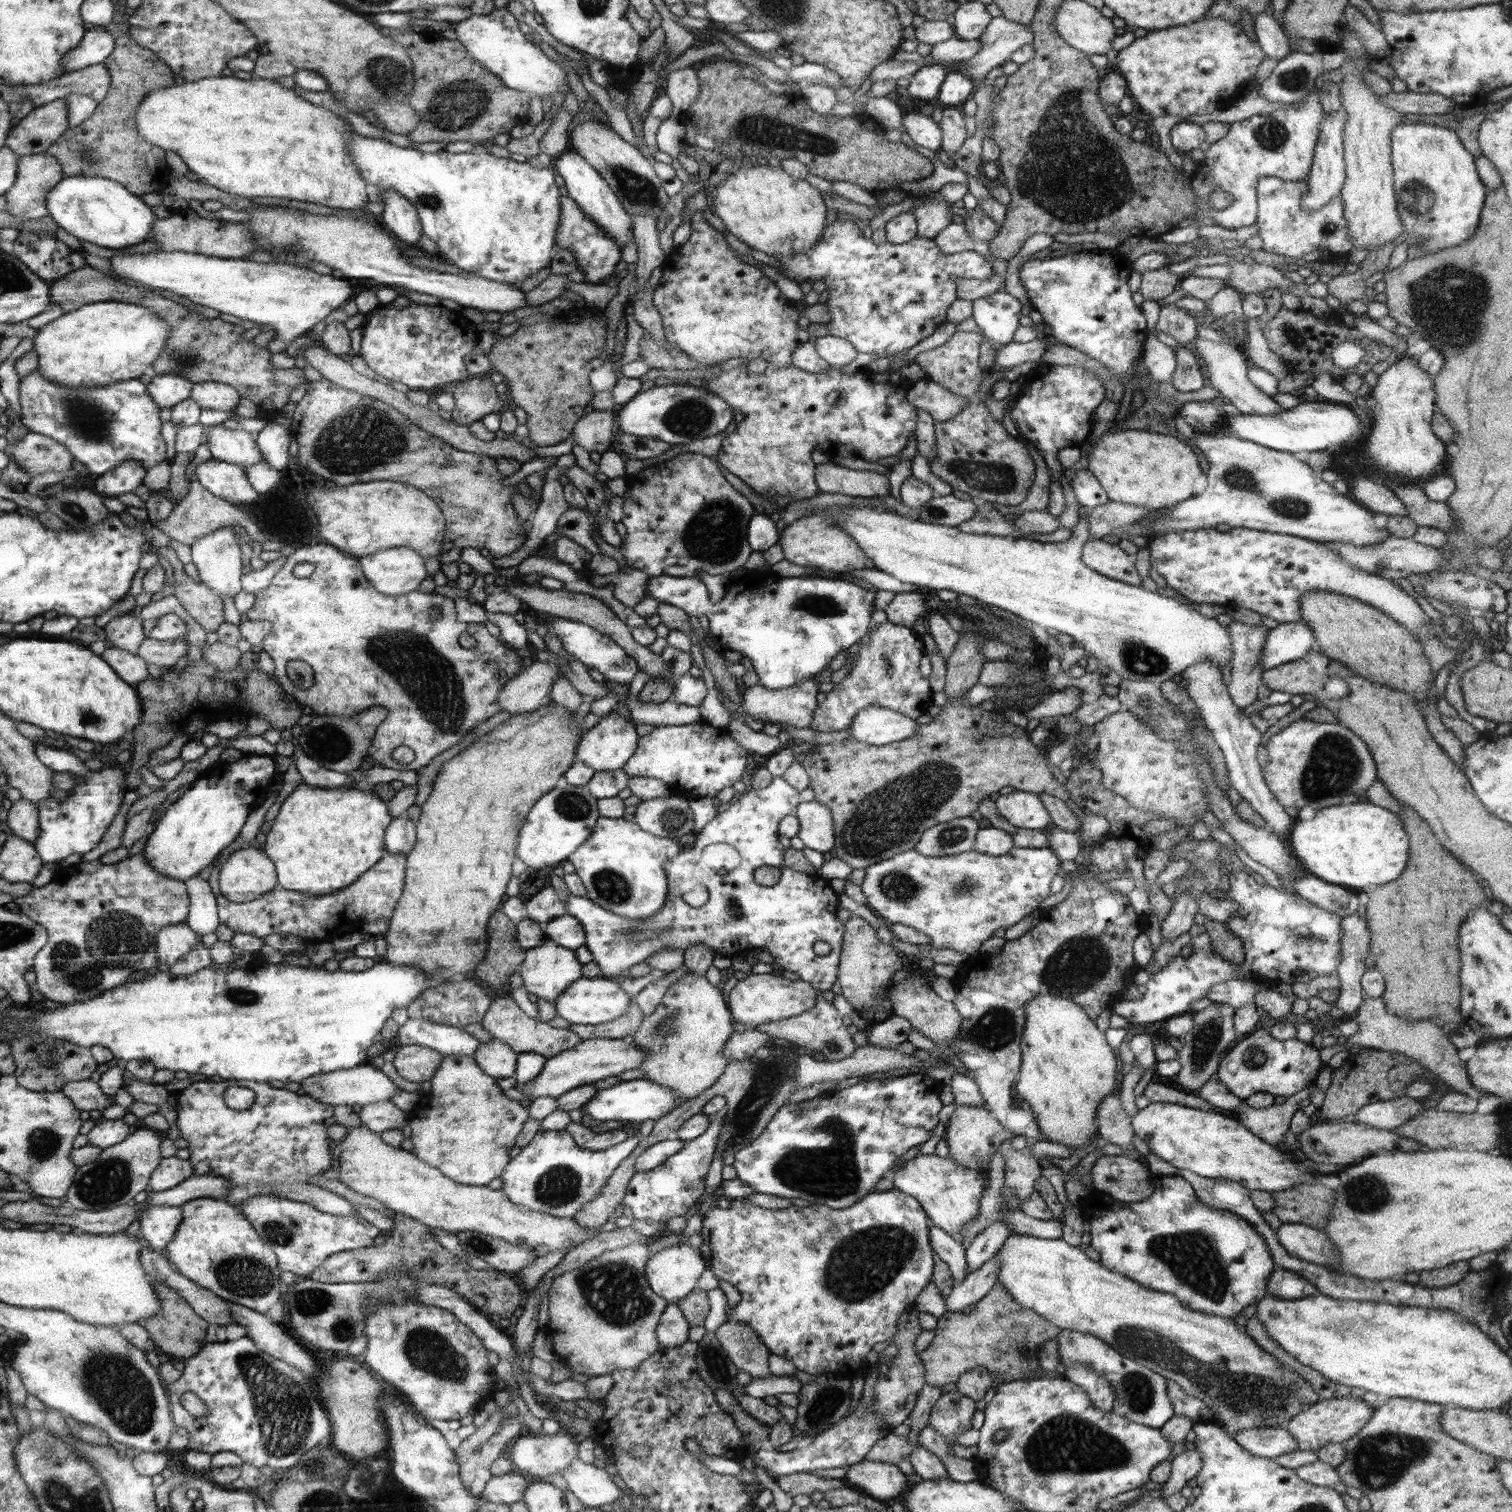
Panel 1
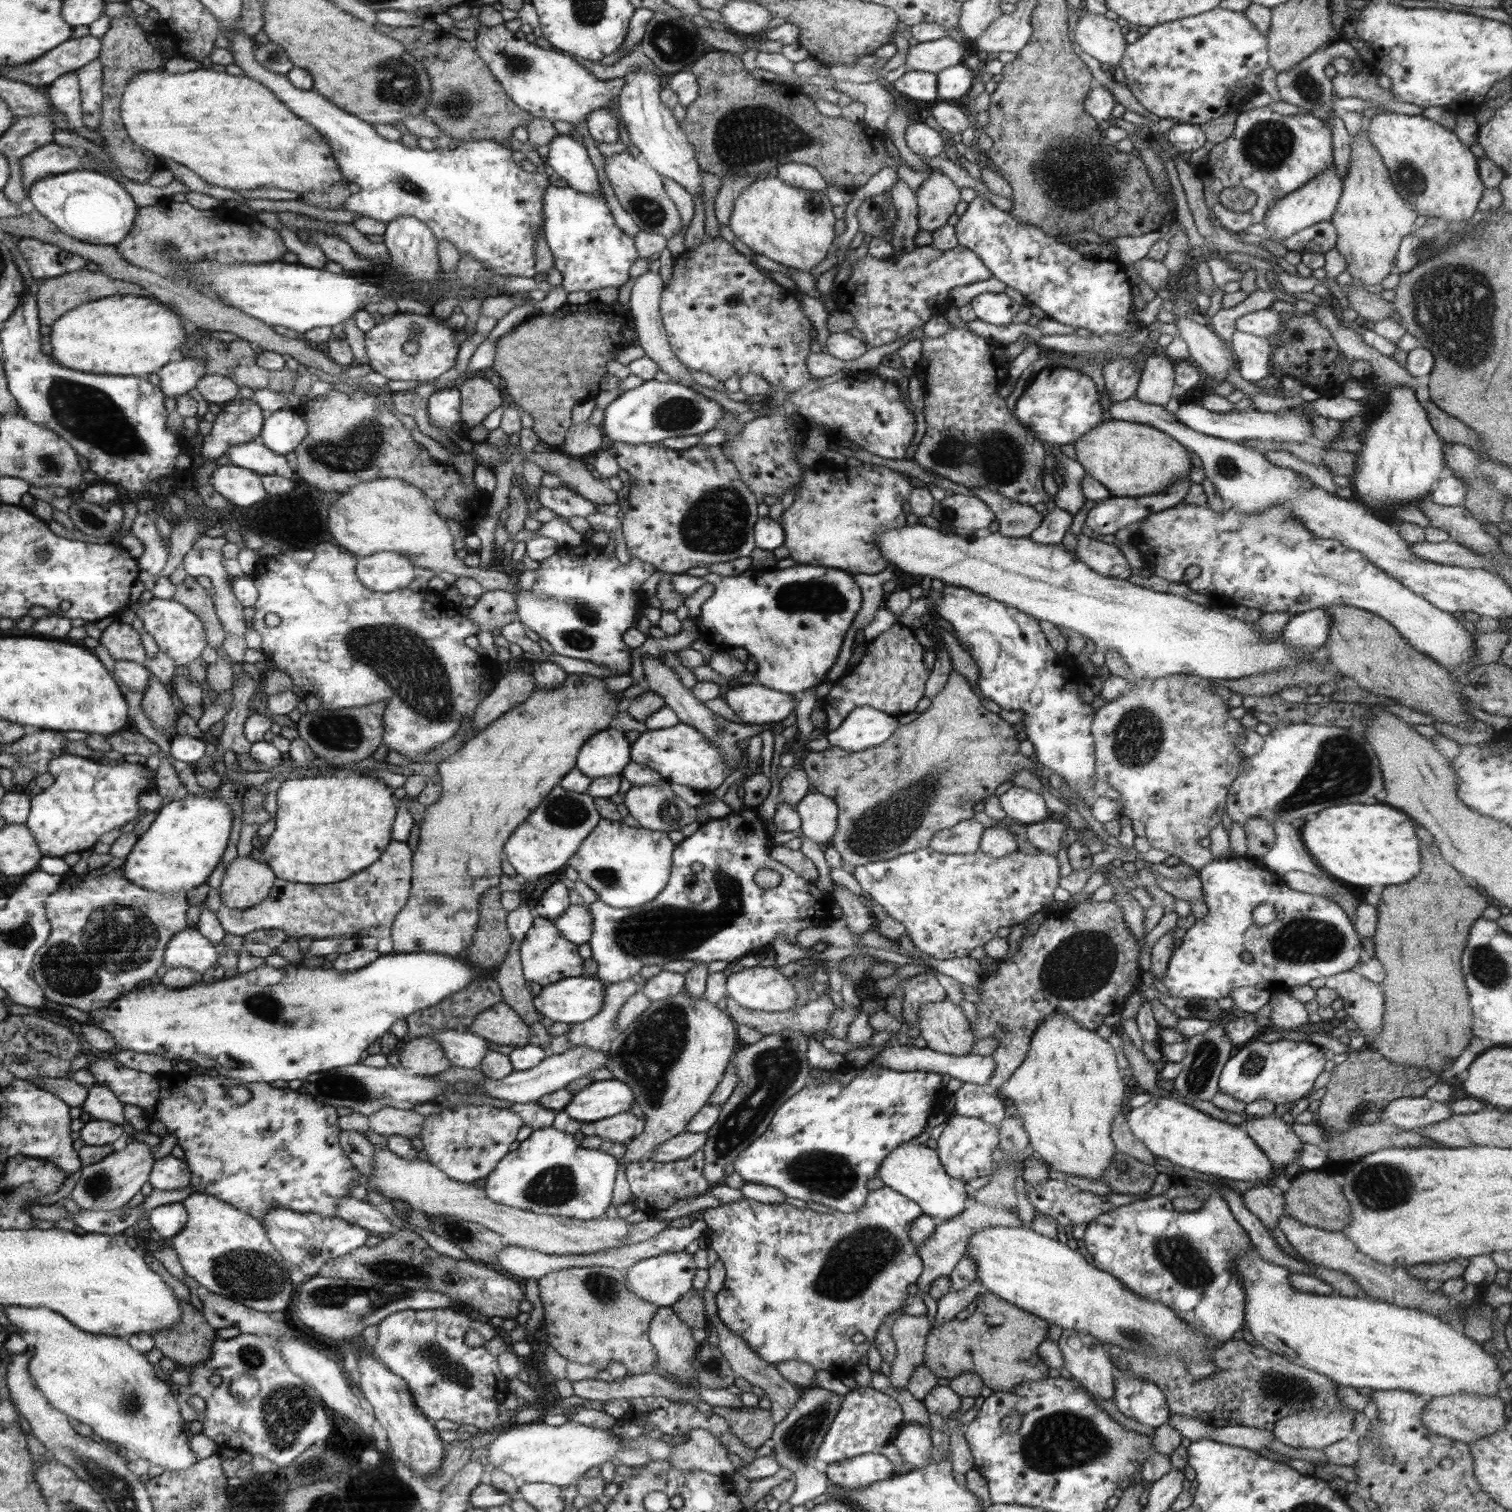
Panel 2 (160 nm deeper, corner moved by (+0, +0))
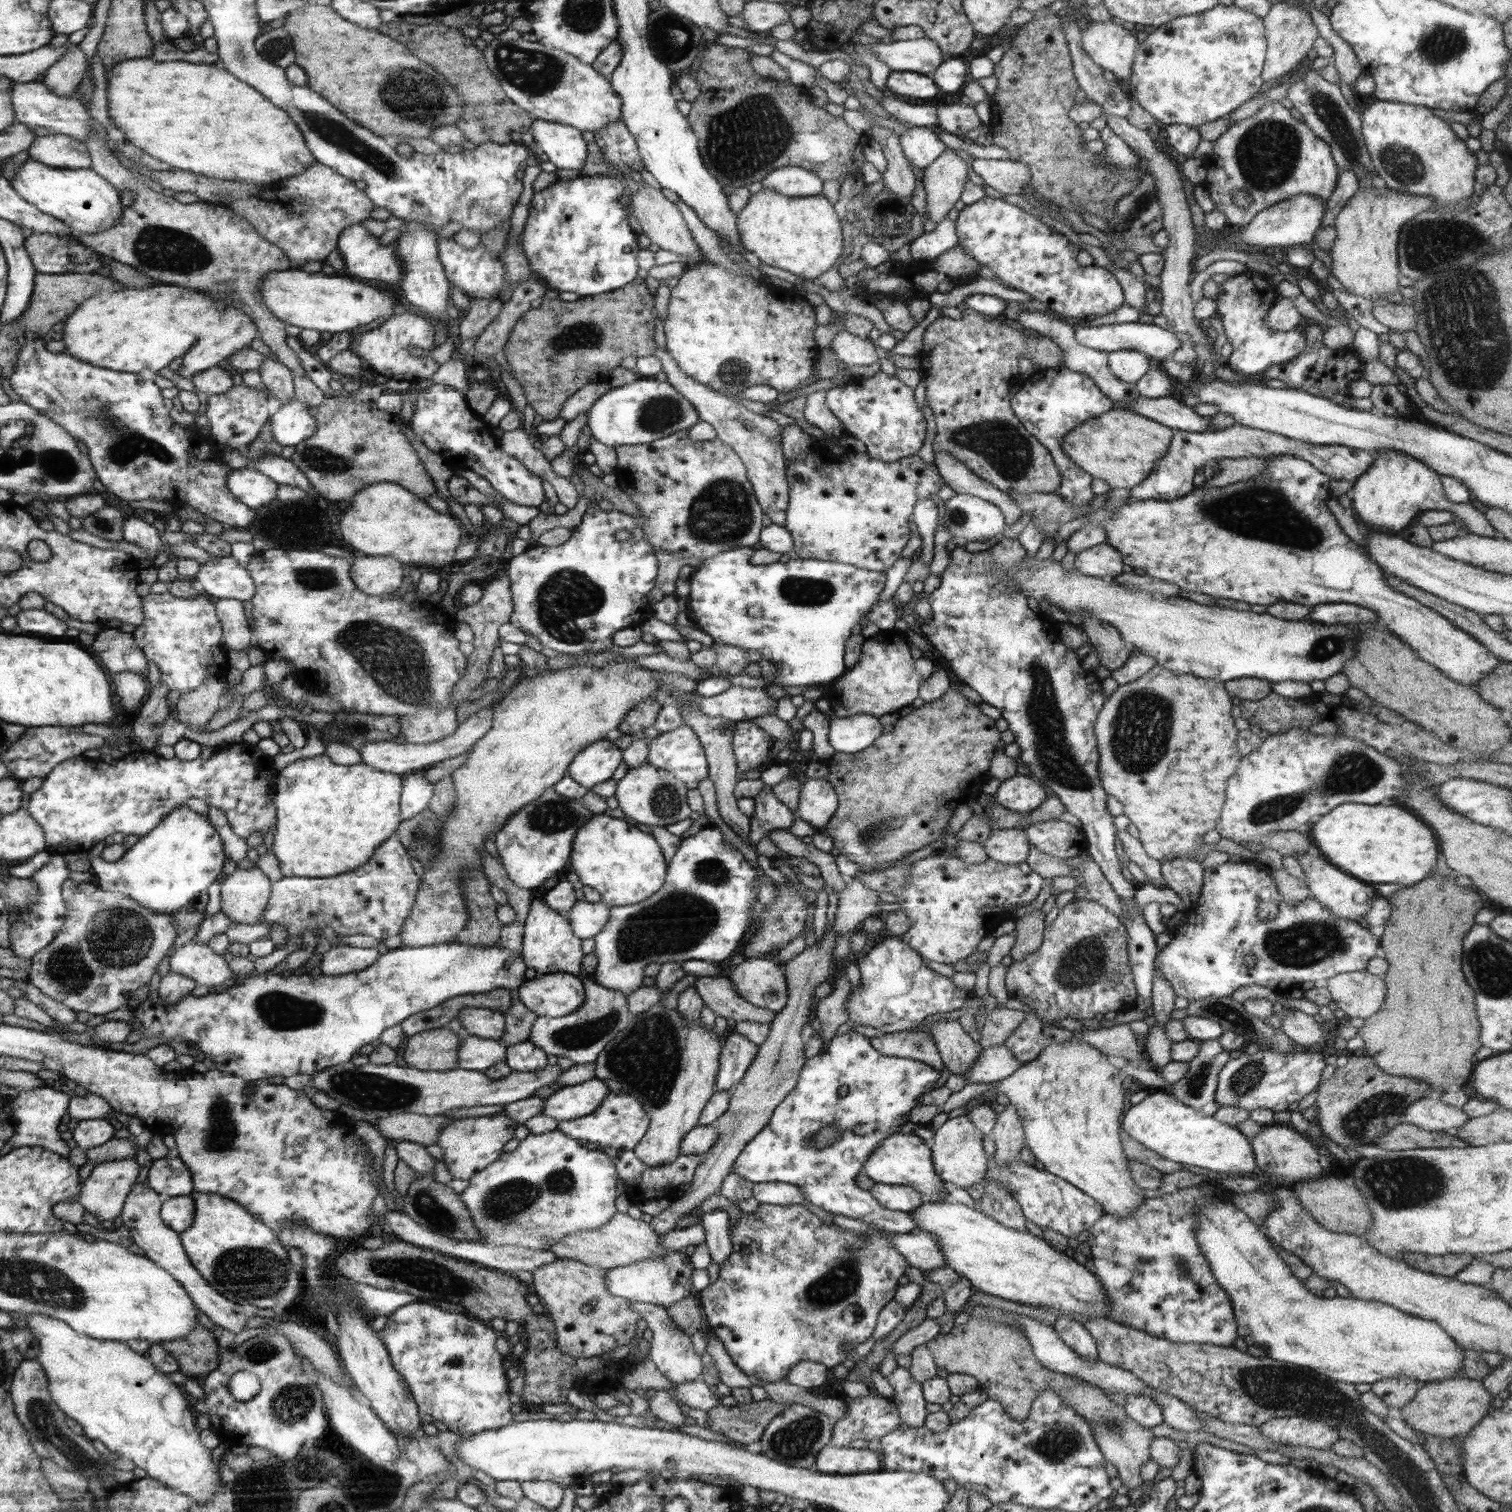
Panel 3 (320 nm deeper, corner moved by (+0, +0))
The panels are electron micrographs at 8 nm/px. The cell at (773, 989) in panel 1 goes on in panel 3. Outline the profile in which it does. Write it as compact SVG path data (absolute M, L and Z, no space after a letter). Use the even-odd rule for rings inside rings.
M745 957L729 979L750 1004L780 1012L786 1005L786 972L779 963L768 958Z

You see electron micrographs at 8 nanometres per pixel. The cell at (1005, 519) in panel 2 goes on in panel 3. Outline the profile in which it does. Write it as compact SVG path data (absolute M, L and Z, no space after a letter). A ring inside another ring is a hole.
M938 452L938 454L935 454L934 465L944 483L957 494L976 496L982 498L982 500L988 500L994 506L1002 509L1005 516L1005 526L1010 526L1020 520L1023 512L1018 509L1018 505L1008 497L1006 492L982 480L983 478L980 478L980 475L968 470L962 462L954 460L952 454Z

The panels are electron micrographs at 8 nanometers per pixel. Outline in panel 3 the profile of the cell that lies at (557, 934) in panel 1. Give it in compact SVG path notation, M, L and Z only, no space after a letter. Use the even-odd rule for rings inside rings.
M579 901L567 918L578 938L594 939L610 919L610 907L602 901L598 903Z

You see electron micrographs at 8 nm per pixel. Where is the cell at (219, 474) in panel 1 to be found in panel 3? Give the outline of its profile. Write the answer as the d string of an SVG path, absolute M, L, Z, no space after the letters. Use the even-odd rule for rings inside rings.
M250 467L229 472L228 490L248 507L260 508L276 501L279 484L268 475Z

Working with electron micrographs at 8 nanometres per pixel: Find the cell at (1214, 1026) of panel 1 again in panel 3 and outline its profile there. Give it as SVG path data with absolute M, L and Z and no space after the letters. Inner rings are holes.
M1220 1040L1200 1042L1198 1055L1188 1061L1186 1076L1171 1085L1170 1093L1186 1106L1214 1117L1220 1107L1215 1101L1217 1078L1229 1060L1229 1052L1222 1049Z

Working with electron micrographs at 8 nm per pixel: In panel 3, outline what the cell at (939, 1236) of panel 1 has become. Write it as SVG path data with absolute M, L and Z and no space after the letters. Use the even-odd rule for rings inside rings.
M854 1031L835 1036L826 1043L824 1052L807 1059L799 1076L795 1090L779 1104L766 1128L754 1137L739 1154L733 1172L749 1182L786 1182L794 1184L806 1195L807 1202L826 1210L830 1214L843 1214L854 1220L862 1220L879 1230L906 1234L917 1228L913 1216L907 1212L888 1210L875 1195L856 1185L856 1176L884 1138L900 1133L900 1126L908 1122L911 1110L918 1105L918 1099L925 1092L934 1089L940 1073L933 1067L916 1059L897 1056L891 1059L872 1047L870 1039ZM826 1125L836 1125L841 1136L829 1146L811 1146L812 1134Z

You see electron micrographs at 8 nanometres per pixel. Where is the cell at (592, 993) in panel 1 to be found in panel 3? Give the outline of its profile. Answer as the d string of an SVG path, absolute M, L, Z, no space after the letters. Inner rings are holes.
M562 972L538 974L533 980L525 980L515 991L526 1008L537 1016L568 1016L578 1010L584 1002L582 978Z

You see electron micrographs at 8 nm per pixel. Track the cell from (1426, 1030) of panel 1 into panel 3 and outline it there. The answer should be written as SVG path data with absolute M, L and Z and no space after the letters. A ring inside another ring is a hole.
M1366 971L1338 974L1329 979L1327 988L1337 1008L1364 1020L1380 1010L1387 995L1382 977Z

